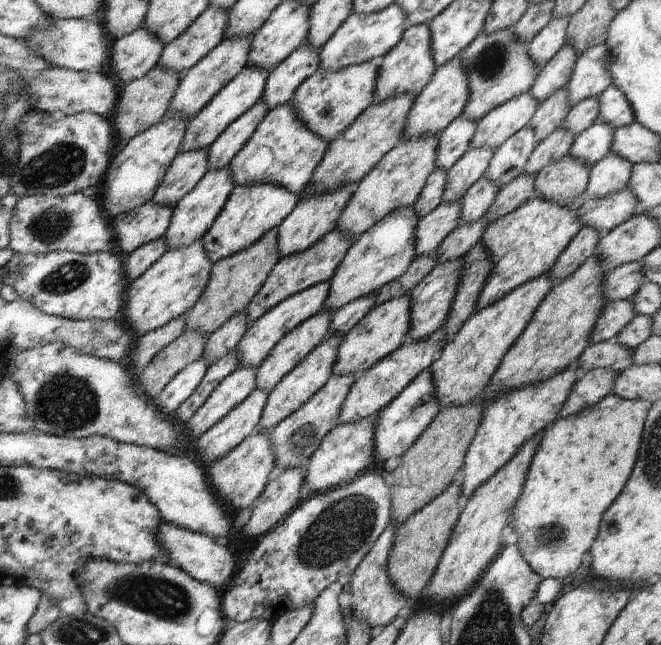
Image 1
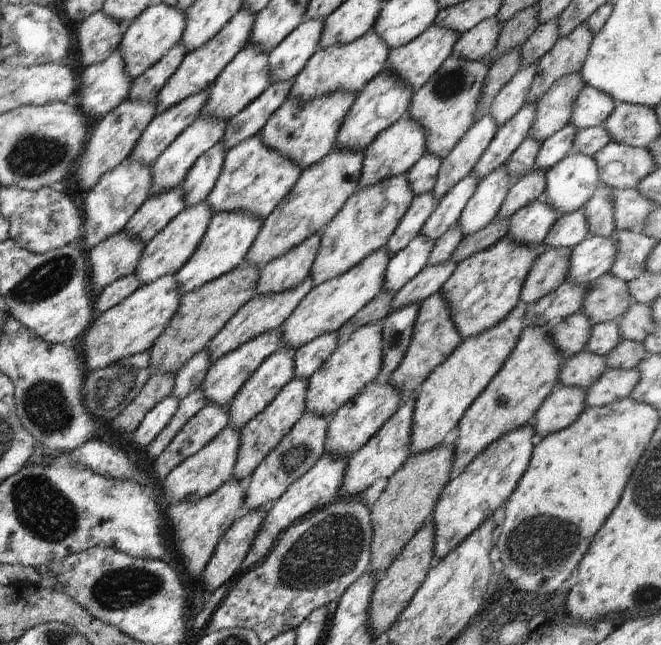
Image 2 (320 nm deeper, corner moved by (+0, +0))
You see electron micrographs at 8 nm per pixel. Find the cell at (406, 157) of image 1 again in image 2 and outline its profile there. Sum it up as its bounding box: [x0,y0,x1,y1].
[309,173,413,286]

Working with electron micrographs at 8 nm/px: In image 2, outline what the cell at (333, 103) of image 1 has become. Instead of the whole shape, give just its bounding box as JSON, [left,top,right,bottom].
[256,91,357,171]

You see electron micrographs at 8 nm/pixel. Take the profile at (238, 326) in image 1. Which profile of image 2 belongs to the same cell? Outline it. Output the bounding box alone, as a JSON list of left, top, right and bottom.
[170,348,211,401]

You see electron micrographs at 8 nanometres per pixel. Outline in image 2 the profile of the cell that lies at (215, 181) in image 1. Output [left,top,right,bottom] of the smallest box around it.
[133,200,214,285]

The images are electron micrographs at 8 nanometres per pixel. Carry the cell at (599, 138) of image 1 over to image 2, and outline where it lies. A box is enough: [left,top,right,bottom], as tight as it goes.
[545,154,601,215]

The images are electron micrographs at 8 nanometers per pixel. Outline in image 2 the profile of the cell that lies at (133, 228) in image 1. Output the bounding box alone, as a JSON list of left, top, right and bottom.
[87,231,144,295]

